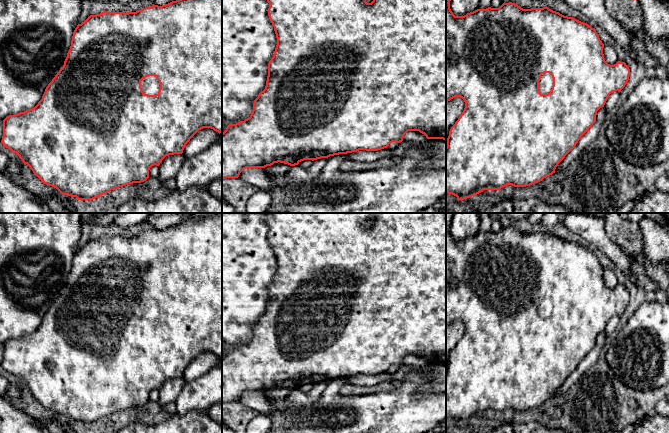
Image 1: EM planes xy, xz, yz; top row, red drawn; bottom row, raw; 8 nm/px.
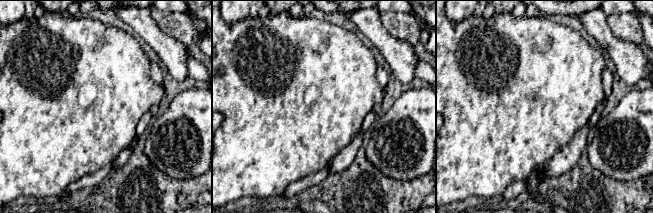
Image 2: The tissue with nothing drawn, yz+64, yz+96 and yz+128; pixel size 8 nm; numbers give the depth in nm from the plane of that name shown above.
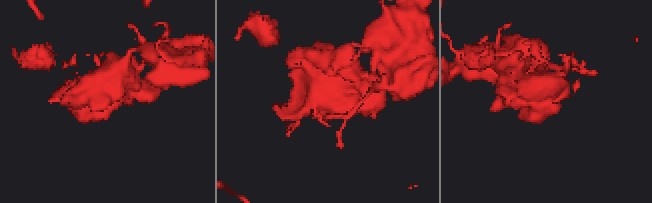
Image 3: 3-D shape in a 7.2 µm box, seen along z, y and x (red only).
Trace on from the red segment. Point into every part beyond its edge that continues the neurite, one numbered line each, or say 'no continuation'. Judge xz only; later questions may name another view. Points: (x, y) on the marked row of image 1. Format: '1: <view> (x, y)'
no continuation

